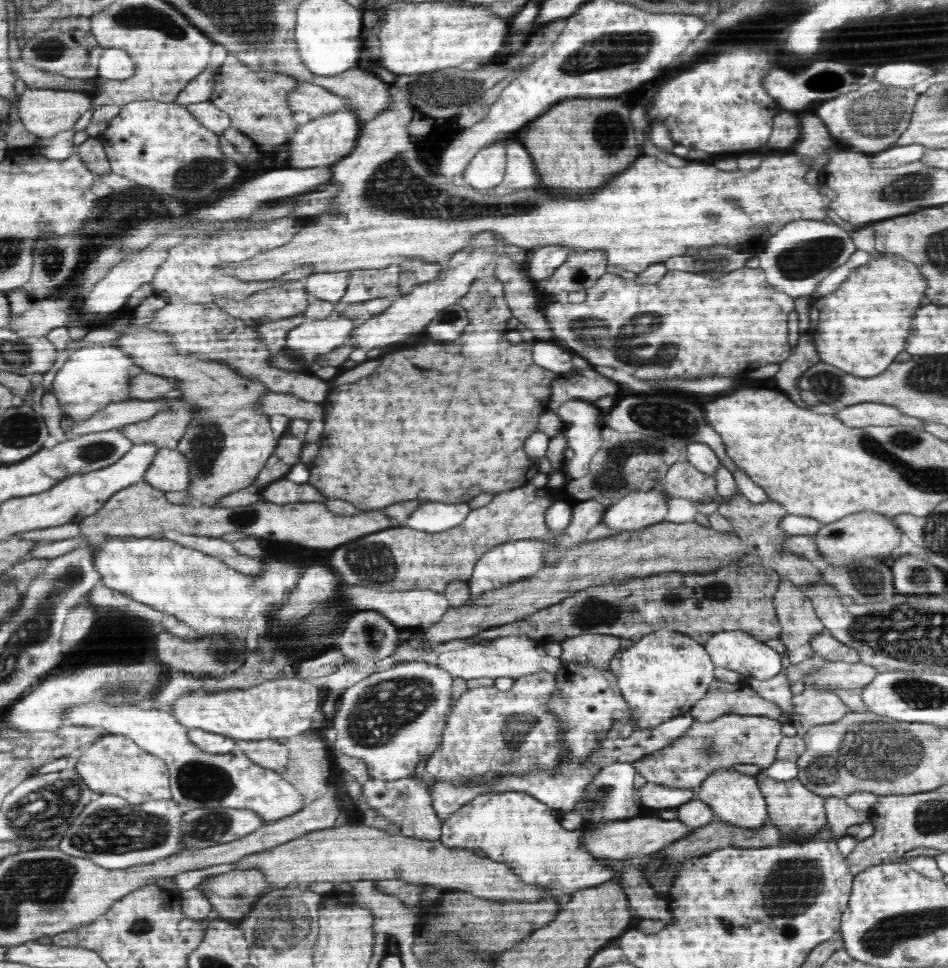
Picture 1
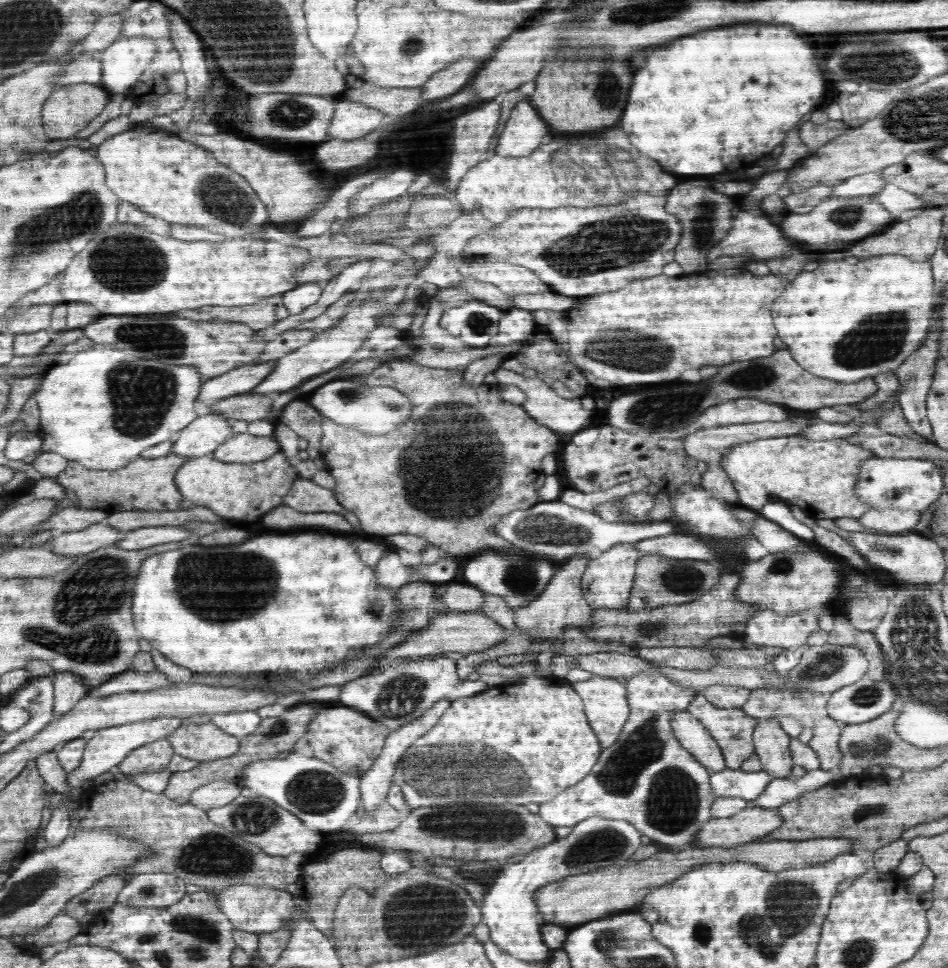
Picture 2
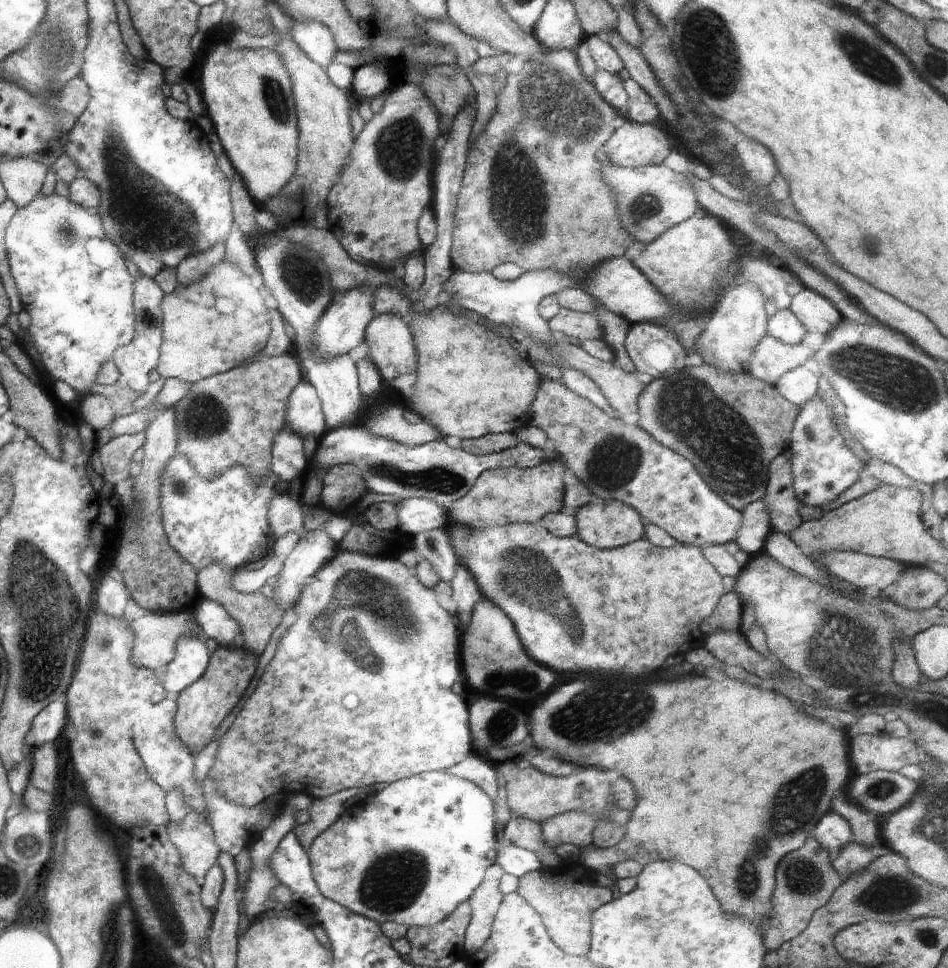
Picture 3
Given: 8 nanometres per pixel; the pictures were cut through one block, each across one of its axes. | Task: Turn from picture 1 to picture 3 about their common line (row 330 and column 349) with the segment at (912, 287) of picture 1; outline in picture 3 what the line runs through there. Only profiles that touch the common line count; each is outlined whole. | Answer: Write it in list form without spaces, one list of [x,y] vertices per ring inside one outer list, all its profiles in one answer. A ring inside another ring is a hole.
[[[424,772],[412,778],[404,778],[398,780],[390,786],[386,786],[380,792],[368,794],[362,798],[362,802],[352,802],[346,807],[346,812],[326,830],[322,832],[310,846],[308,856],[310,856],[310,866],[312,866],[312,875],[314,881],[320,888],[320,893],[326,899],[330,898],[333,902],[340,904],[347,910],[374,920],[379,925],[386,922],[396,922],[409,928],[430,928],[436,924],[442,923],[460,904],[466,903],[474,890],[482,883],[486,870],[490,868],[490,864],[494,865],[497,860],[497,839],[495,834],[495,812],[494,803],[488,797],[488,794],[469,782],[468,780],[460,780],[456,776],[450,776],[448,772]]]

